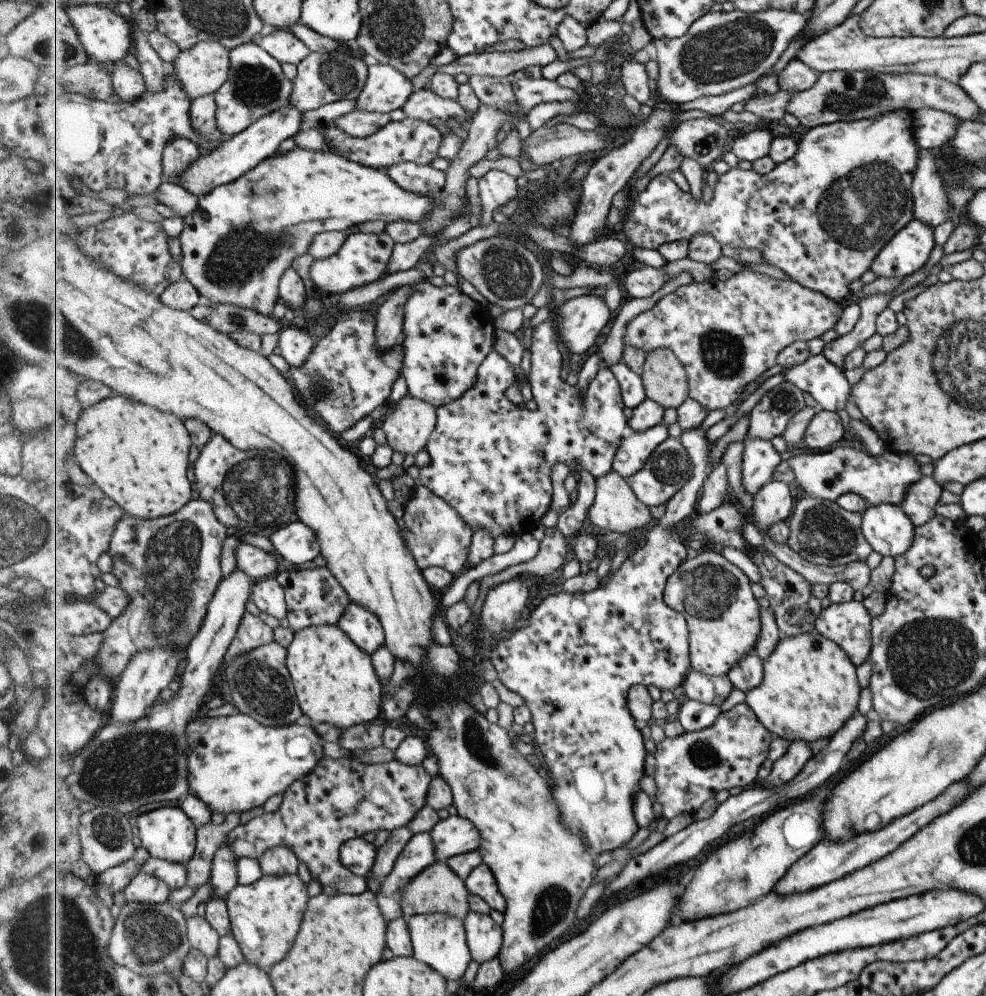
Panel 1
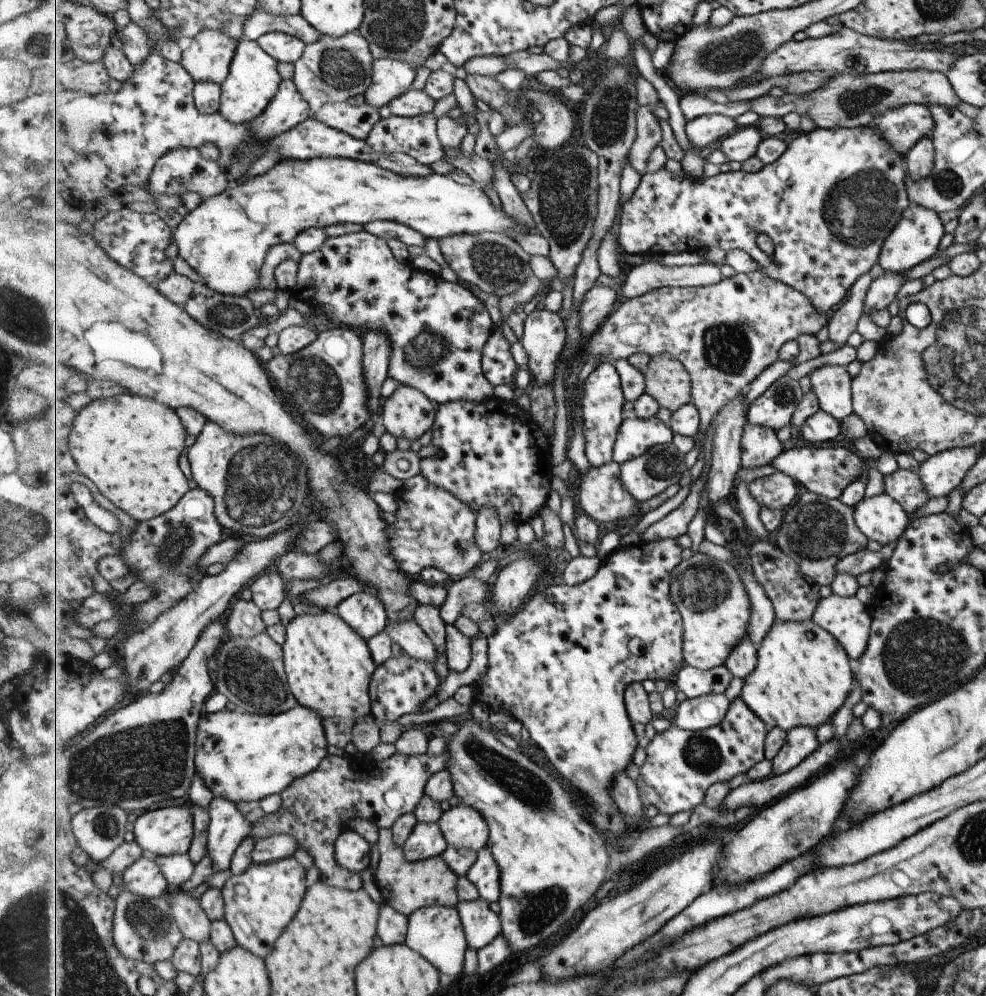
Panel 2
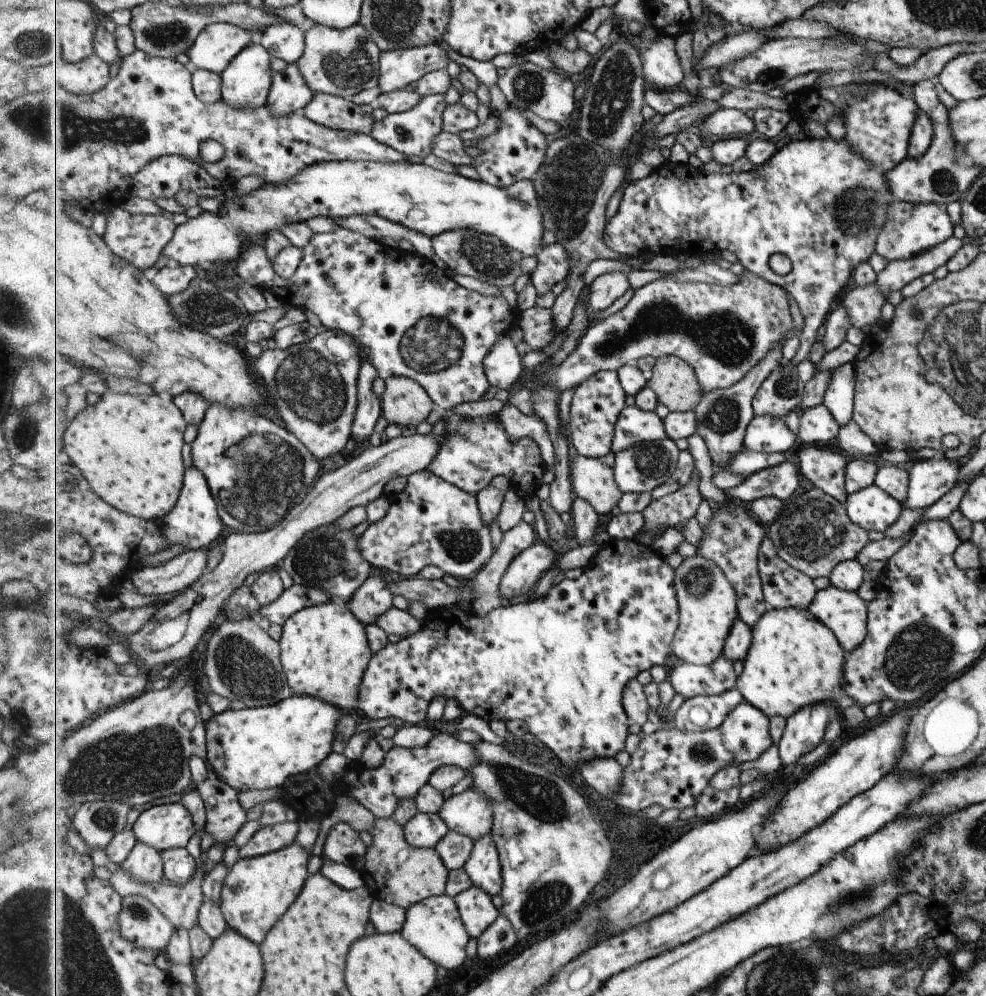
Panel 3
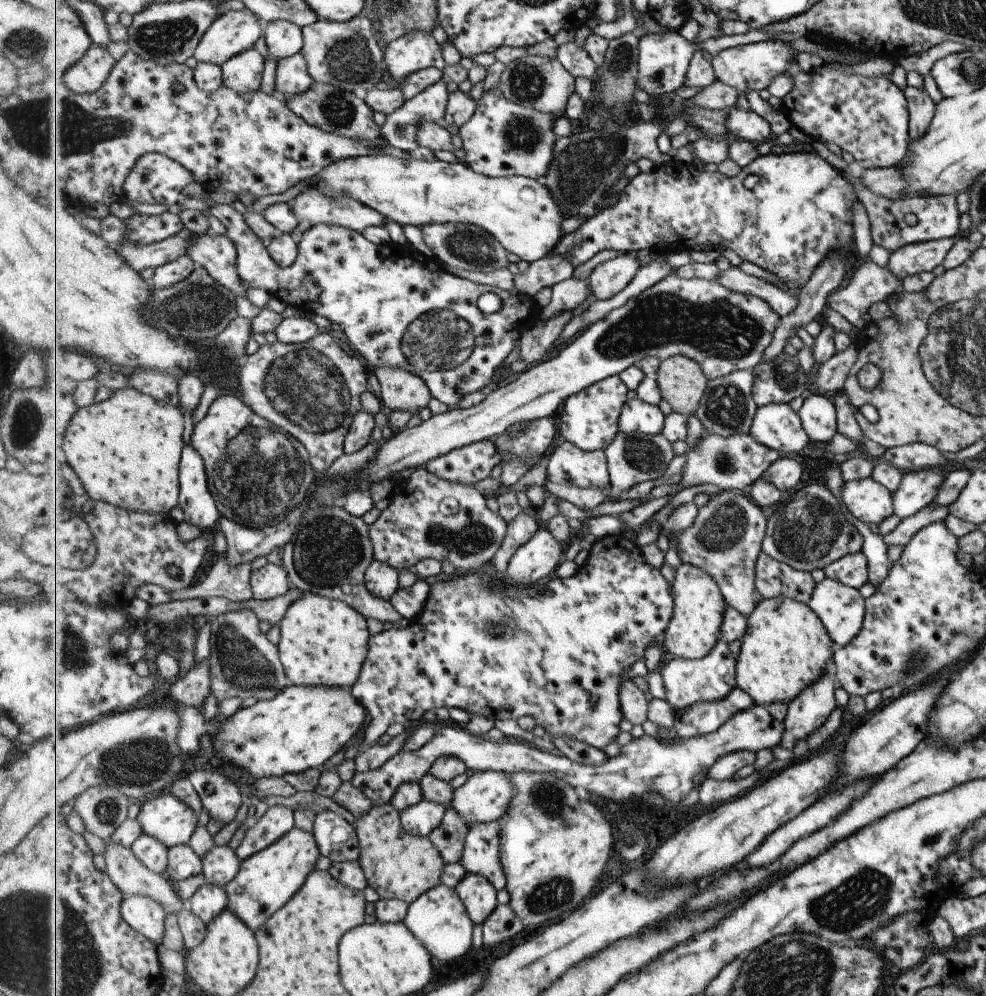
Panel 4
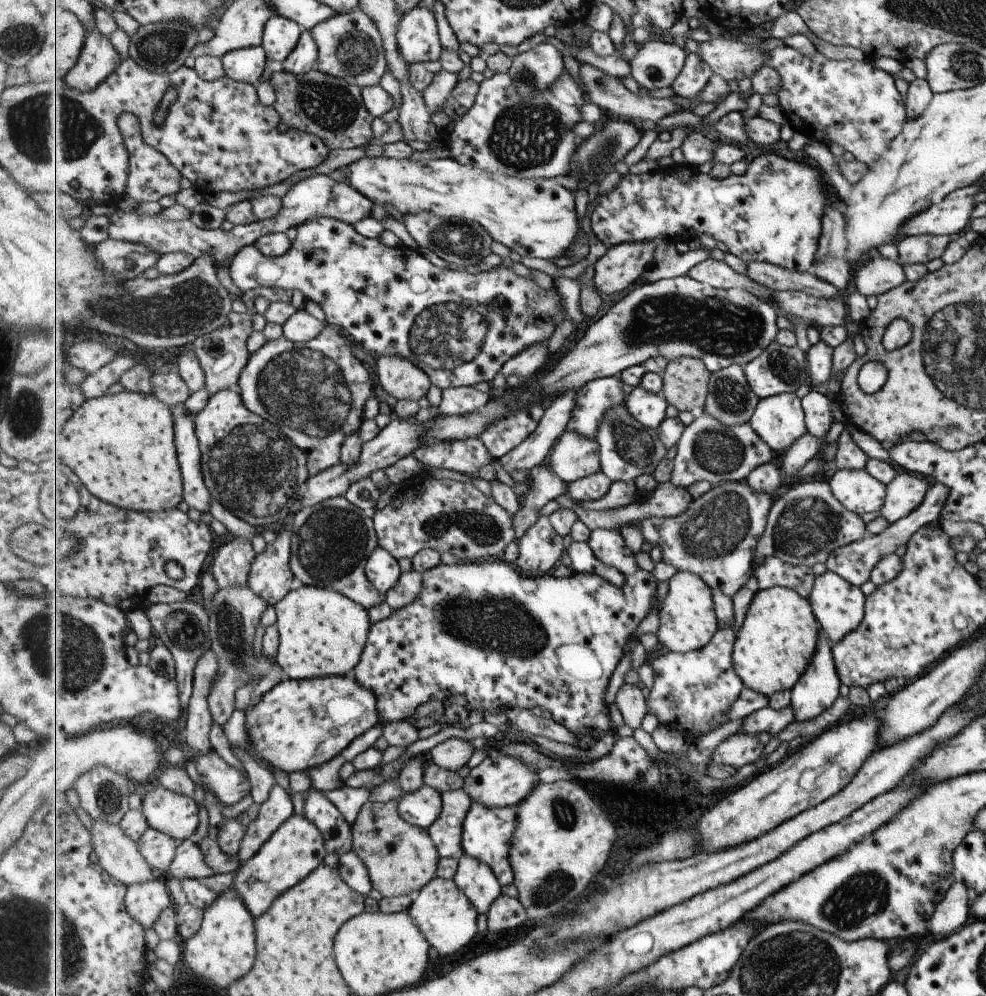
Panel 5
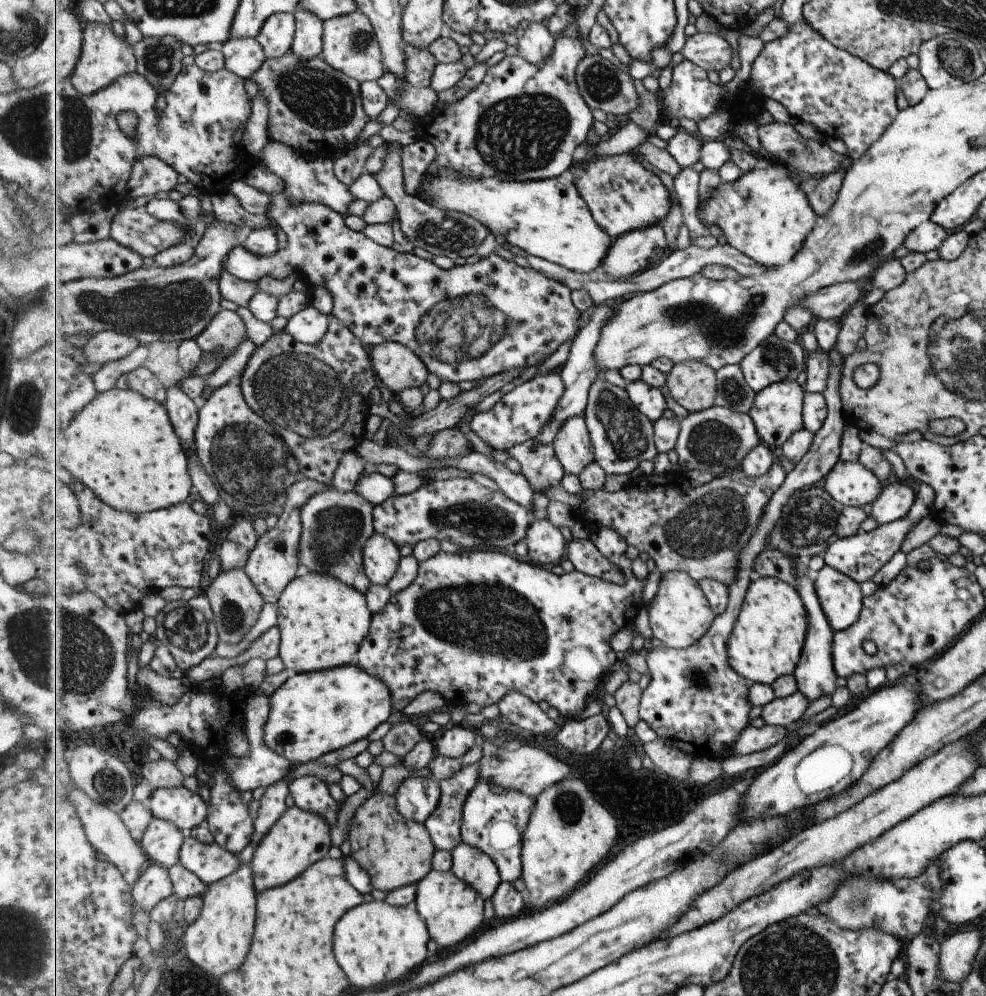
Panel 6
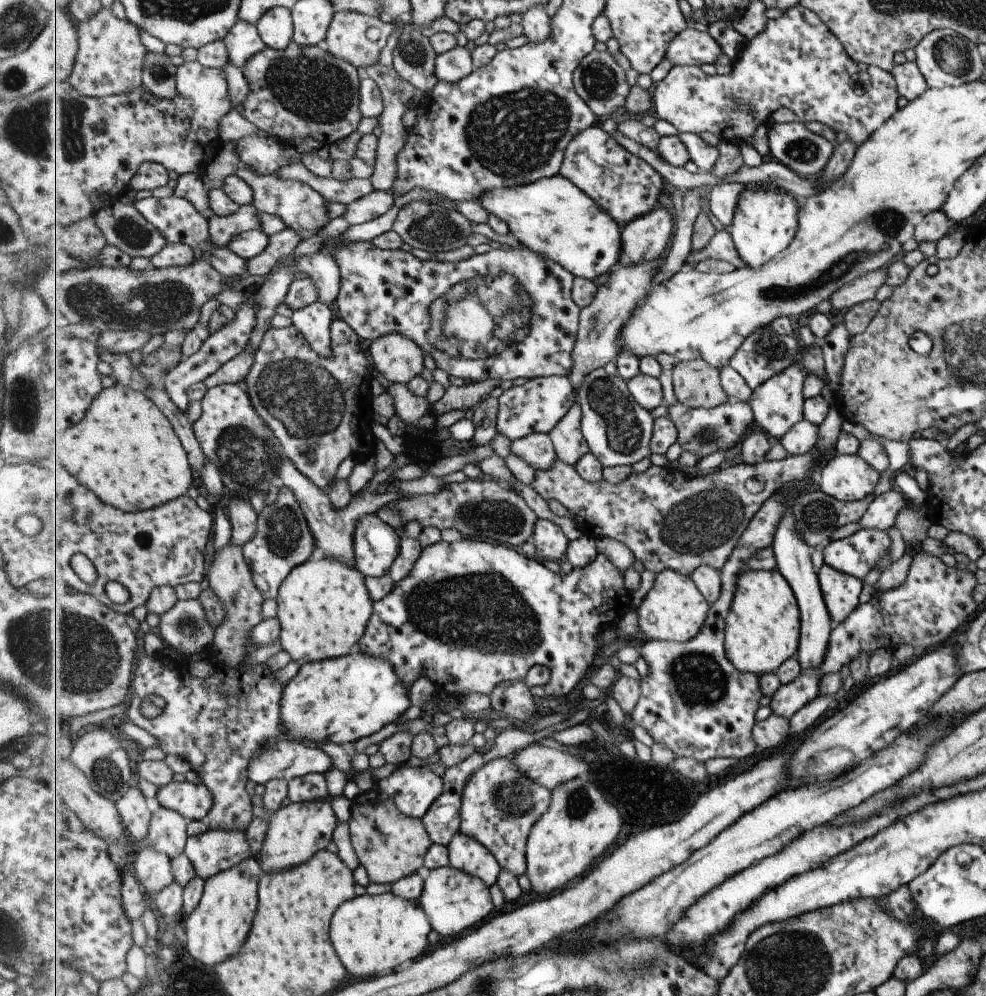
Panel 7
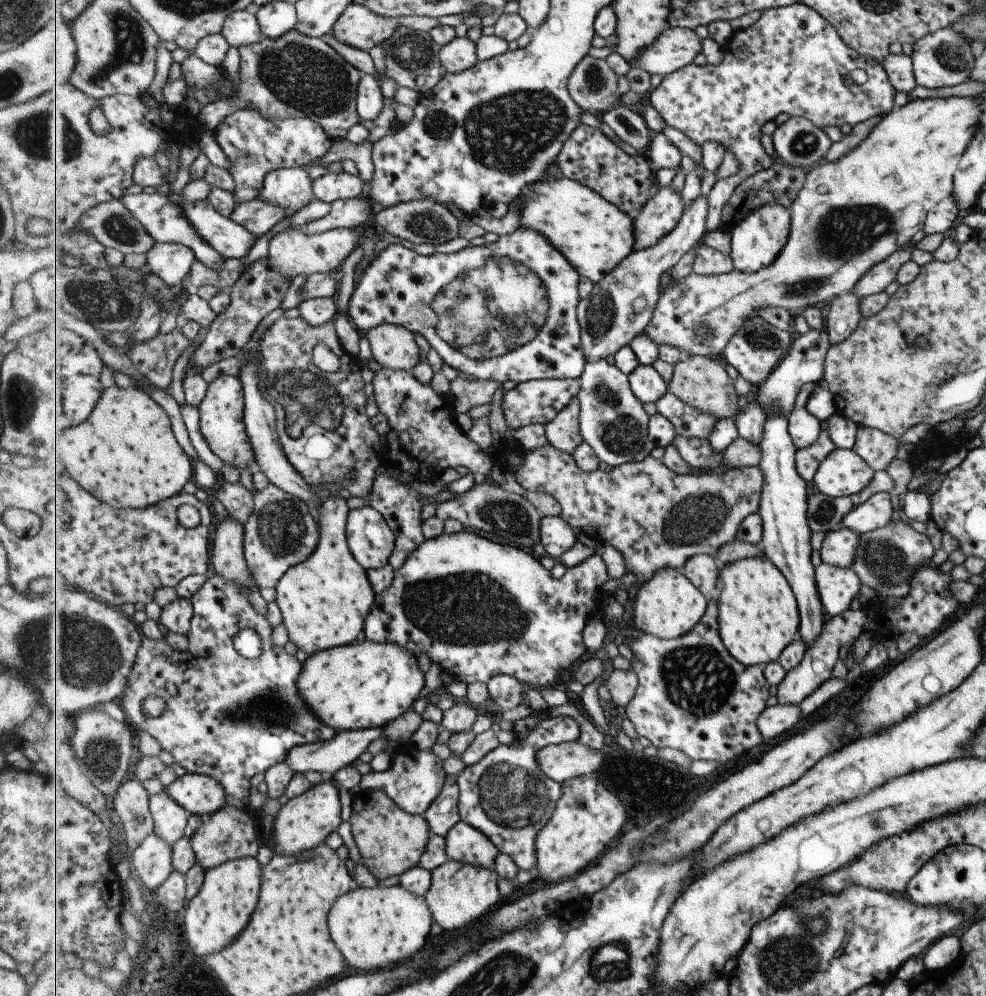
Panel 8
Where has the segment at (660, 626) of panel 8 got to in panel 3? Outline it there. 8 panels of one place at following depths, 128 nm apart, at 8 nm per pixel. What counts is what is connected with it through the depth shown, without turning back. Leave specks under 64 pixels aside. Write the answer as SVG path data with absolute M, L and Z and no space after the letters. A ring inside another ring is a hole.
M695 555L676 570L676 592L680 602L680 626L673 640L673 654L697 666L709 665L724 653L734 623L739 619L739 597L720 566Z

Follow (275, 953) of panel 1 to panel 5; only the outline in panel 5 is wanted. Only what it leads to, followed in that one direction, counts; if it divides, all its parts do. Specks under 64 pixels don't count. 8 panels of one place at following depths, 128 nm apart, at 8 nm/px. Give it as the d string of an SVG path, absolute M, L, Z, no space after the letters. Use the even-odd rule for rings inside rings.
M295 814L271 836L253 858L240 866L232 887L244 897L249 912L254 917L261 918L265 916L265 912L269 912L271 904L276 903L275 898L291 891L320 867L325 862L327 853L325 836L321 829L305 815Z

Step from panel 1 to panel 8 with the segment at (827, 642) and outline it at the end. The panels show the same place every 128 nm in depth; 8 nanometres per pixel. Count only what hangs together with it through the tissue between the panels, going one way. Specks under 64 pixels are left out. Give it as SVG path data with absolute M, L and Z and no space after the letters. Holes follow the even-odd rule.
M769 557L747 558L725 565L718 586L720 632L724 645L745 666L777 662L785 648L800 634L800 605L788 577Z

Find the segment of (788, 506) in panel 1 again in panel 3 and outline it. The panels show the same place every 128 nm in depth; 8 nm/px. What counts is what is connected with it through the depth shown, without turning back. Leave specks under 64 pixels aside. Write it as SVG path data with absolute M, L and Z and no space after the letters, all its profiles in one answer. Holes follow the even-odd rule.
M784 461L774 468L767 468L753 474L738 486L723 492L748 505L762 497L776 497L780 500L787 500L801 486L802 474L803 471L799 470L799 466Z

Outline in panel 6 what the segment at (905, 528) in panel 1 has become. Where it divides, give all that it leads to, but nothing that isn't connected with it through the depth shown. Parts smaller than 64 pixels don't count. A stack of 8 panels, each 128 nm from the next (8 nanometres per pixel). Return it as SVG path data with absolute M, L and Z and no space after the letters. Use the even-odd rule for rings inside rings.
M859 461L841 462L824 476L824 489L833 500L848 507L857 507L875 502L884 485Z

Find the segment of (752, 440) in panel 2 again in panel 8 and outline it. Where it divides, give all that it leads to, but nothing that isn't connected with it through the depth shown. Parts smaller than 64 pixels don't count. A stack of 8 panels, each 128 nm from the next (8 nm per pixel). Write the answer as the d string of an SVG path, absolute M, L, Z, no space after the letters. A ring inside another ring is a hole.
M810 329L808 333L796 335L788 355L780 362L780 366L769 375L769 378L758 386L758 391L752 396L763 406L767 416L771 416L777 410L785 412L788 417L793 414L801 388L805 384L817 383L822 378L825 353L829 345L825 331L817 332L817 330Z

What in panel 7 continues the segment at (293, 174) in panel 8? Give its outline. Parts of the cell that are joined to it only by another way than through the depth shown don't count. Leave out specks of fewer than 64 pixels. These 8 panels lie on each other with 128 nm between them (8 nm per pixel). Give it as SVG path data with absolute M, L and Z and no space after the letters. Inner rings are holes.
M238 168L236 174L245 179L245 182L255 190L254 205L259 212L279 216L287 224L287 228L301 234L301 240L315 236L333 219L331 210L329 210L332 202L325 200L325 197L321 196L321 193L316 189L311 188L310 184L304 184L297 180L283 180L281 176L259 175L242 168Z

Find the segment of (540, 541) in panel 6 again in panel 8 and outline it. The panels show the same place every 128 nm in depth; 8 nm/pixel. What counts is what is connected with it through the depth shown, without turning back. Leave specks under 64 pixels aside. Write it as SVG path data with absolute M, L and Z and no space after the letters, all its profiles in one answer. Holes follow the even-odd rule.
M562 516L544 517L540 529L541 543L549 557L563 558L577 542L575 530Z

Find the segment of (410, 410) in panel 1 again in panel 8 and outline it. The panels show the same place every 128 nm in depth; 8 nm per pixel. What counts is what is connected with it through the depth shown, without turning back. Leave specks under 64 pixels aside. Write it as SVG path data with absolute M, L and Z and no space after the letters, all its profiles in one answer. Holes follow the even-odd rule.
M381 324L366 333L372 357L383 368L411 372L420 363L421 350L415 334L405 326Z

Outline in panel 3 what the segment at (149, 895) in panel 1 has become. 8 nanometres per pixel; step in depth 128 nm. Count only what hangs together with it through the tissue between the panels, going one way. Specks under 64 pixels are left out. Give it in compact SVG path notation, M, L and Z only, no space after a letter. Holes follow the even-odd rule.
M138 842L123 866L138 881L165 880L166 872L162 854L163 852L154 847Z

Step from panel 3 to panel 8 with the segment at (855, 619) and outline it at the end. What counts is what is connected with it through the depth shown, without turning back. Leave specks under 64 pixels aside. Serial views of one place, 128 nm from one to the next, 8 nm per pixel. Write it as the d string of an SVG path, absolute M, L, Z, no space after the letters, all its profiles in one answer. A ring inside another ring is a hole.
M820 563L814 568L820 602L824 605L825 614L829 619L843 614L859 590L859 578L851 568L825 563Z

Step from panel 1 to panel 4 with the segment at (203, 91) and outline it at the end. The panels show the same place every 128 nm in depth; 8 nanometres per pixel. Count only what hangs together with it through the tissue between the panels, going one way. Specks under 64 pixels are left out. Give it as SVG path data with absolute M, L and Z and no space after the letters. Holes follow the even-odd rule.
M247 8L227 11L203 35L195 53L196 60L222 67L234 56L253 48L264 36L259 19Z

